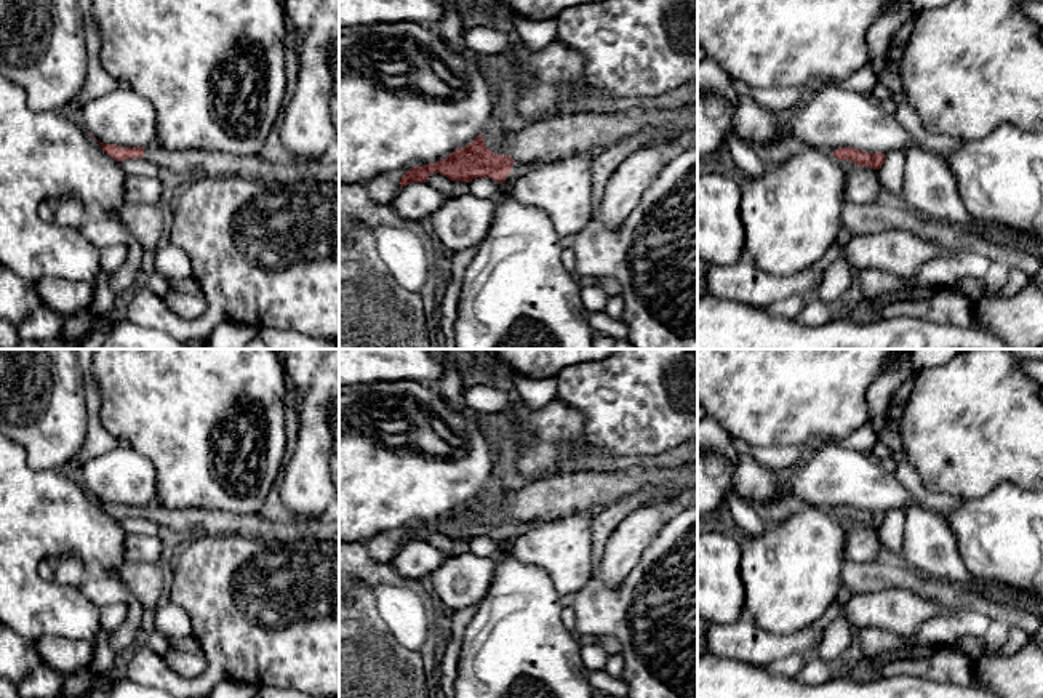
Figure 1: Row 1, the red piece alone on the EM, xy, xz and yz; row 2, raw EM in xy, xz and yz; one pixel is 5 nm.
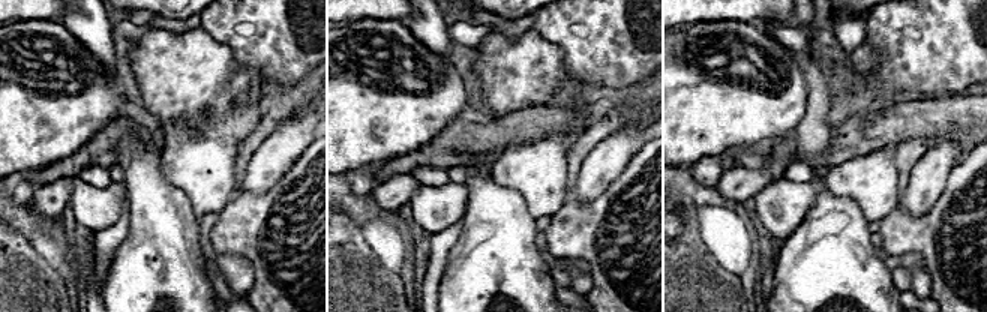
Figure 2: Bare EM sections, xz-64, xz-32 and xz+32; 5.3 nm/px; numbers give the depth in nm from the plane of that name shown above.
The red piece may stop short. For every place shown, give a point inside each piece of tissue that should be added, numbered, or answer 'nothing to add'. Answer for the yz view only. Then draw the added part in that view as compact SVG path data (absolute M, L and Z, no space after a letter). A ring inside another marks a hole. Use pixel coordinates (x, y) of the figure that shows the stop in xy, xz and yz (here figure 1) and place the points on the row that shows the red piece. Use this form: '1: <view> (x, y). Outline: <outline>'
nothing to add

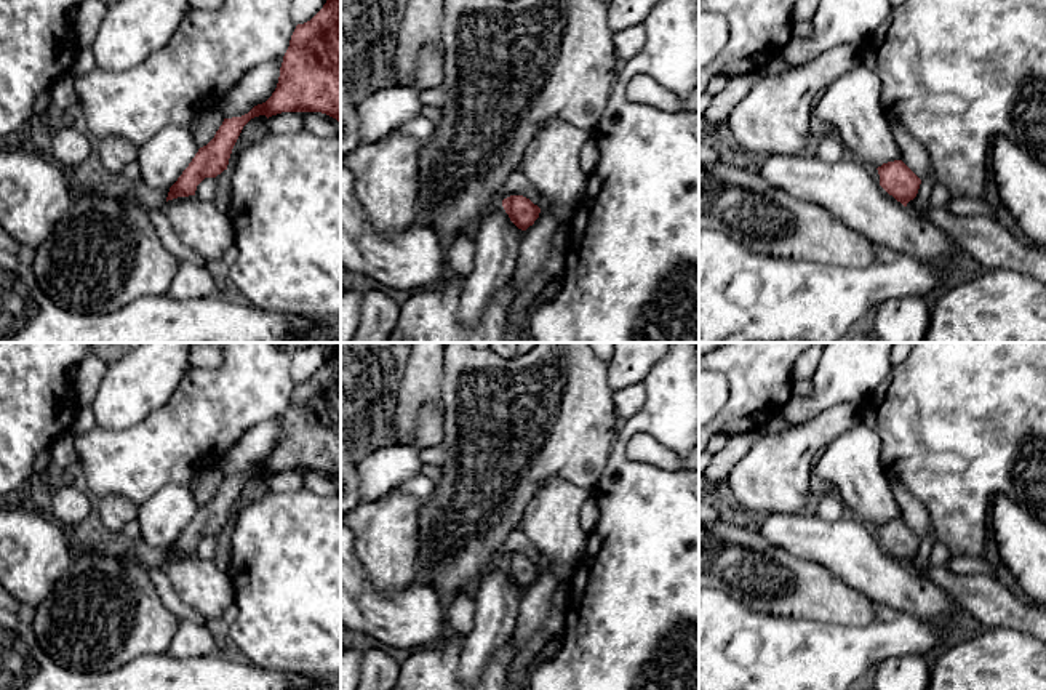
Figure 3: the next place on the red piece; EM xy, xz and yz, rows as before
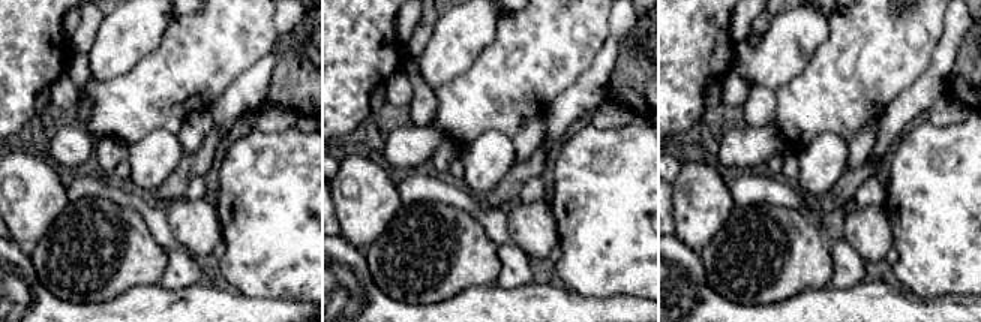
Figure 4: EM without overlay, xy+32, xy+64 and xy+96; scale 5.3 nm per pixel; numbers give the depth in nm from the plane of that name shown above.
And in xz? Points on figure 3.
nothing to add

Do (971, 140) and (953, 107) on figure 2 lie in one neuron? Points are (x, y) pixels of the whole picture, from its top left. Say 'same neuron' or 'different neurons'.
same neuron

